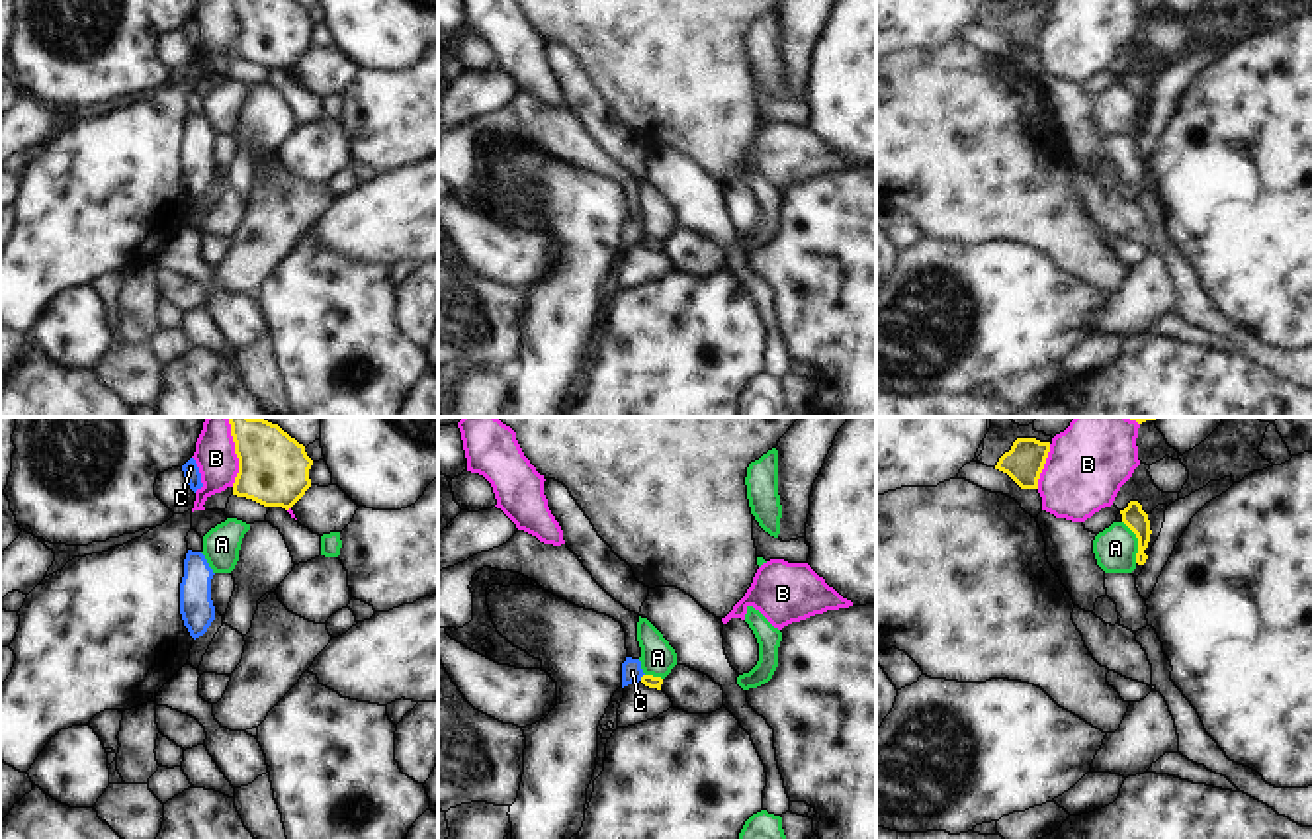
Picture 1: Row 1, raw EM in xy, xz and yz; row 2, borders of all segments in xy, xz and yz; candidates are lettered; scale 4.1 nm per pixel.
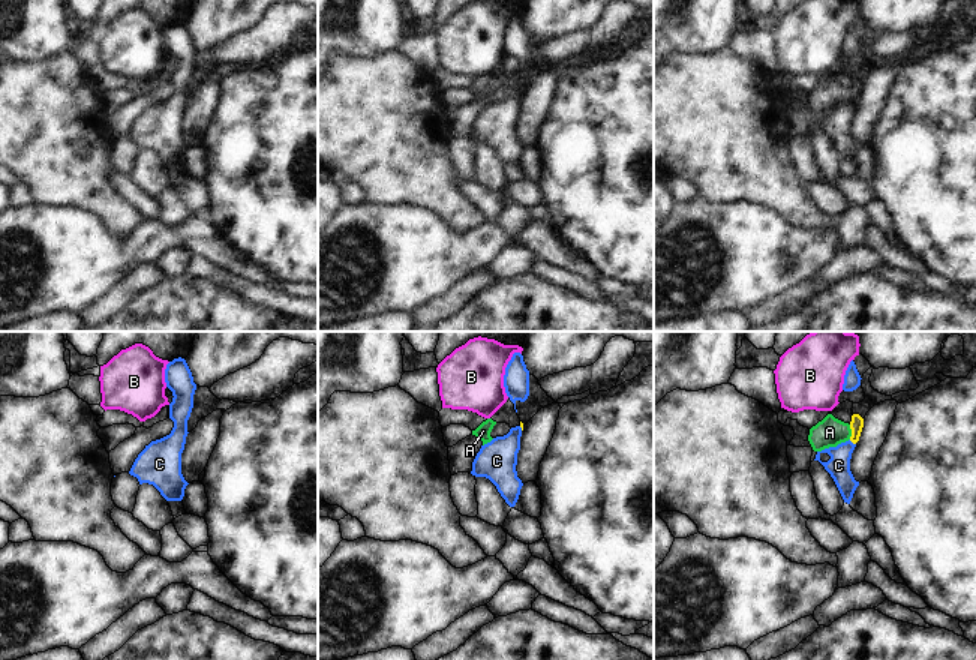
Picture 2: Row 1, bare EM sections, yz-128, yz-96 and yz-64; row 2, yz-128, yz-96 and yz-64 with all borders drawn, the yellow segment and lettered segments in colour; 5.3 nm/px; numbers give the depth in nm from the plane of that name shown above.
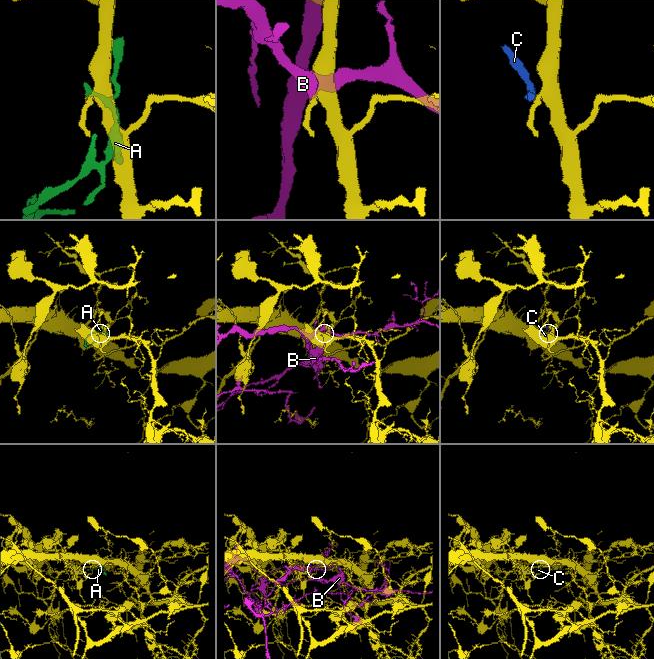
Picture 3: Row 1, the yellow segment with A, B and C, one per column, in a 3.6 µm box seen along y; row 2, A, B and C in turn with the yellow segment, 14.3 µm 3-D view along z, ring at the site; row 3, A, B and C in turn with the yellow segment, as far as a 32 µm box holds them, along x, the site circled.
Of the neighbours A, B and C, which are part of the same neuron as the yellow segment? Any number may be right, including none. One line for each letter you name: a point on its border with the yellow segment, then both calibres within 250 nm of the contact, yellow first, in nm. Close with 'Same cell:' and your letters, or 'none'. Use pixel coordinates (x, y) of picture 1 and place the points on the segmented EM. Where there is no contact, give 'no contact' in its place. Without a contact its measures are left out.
Same cell: none

